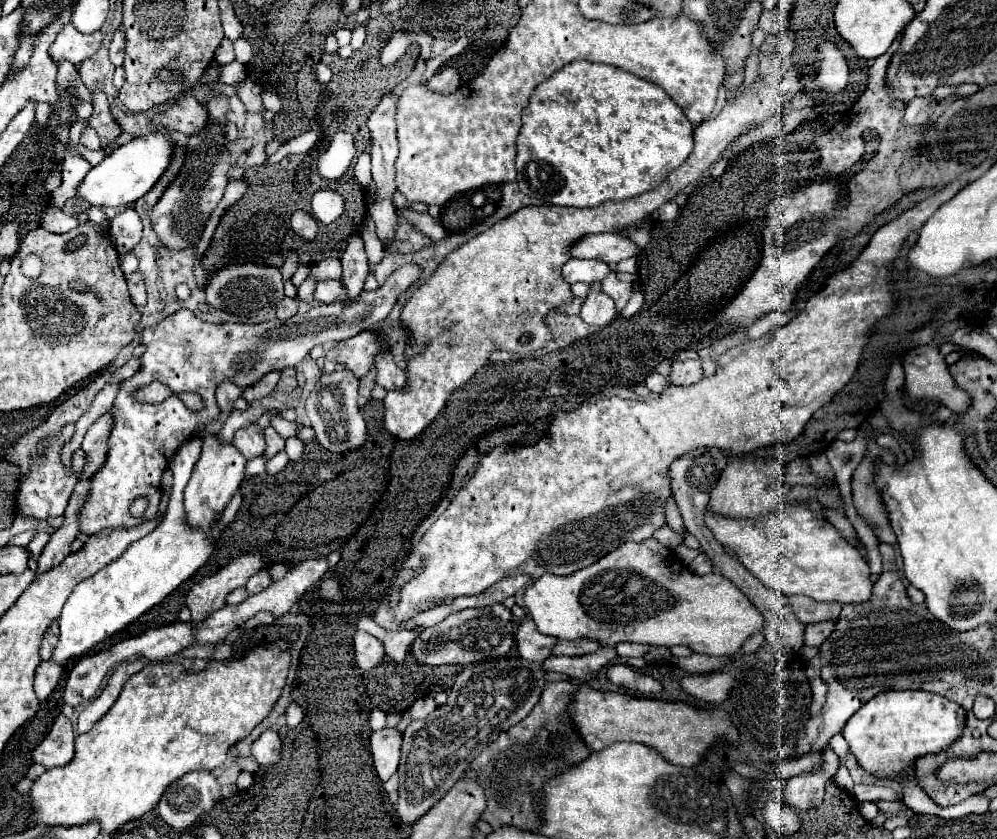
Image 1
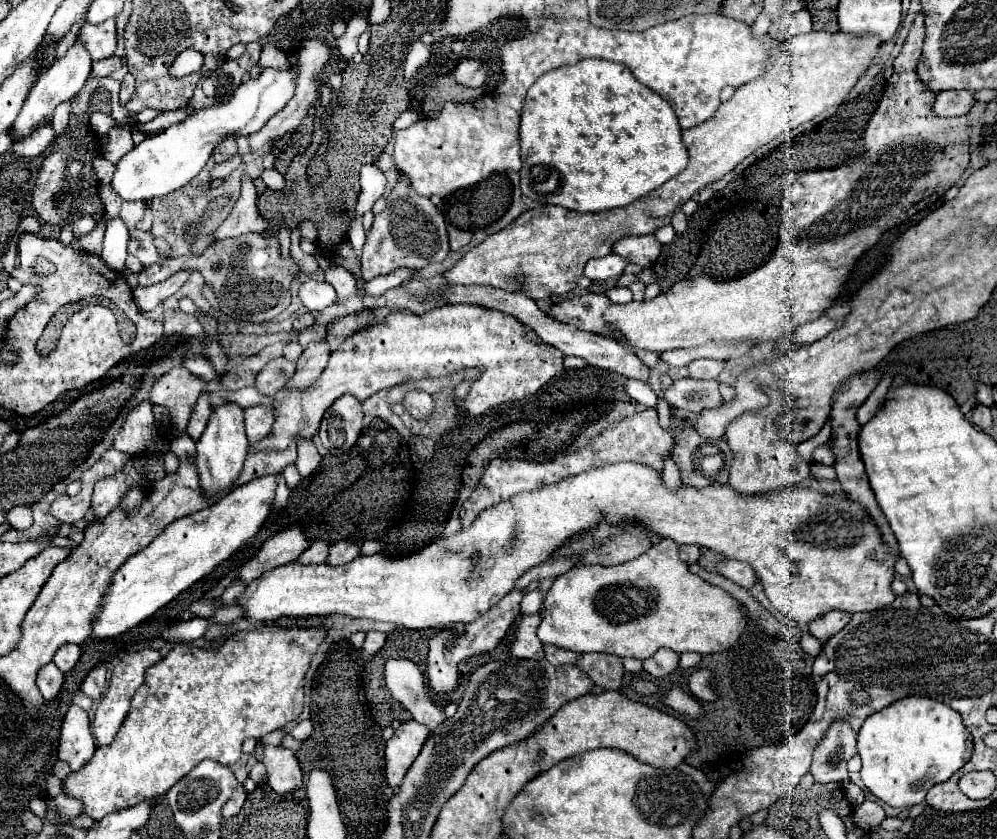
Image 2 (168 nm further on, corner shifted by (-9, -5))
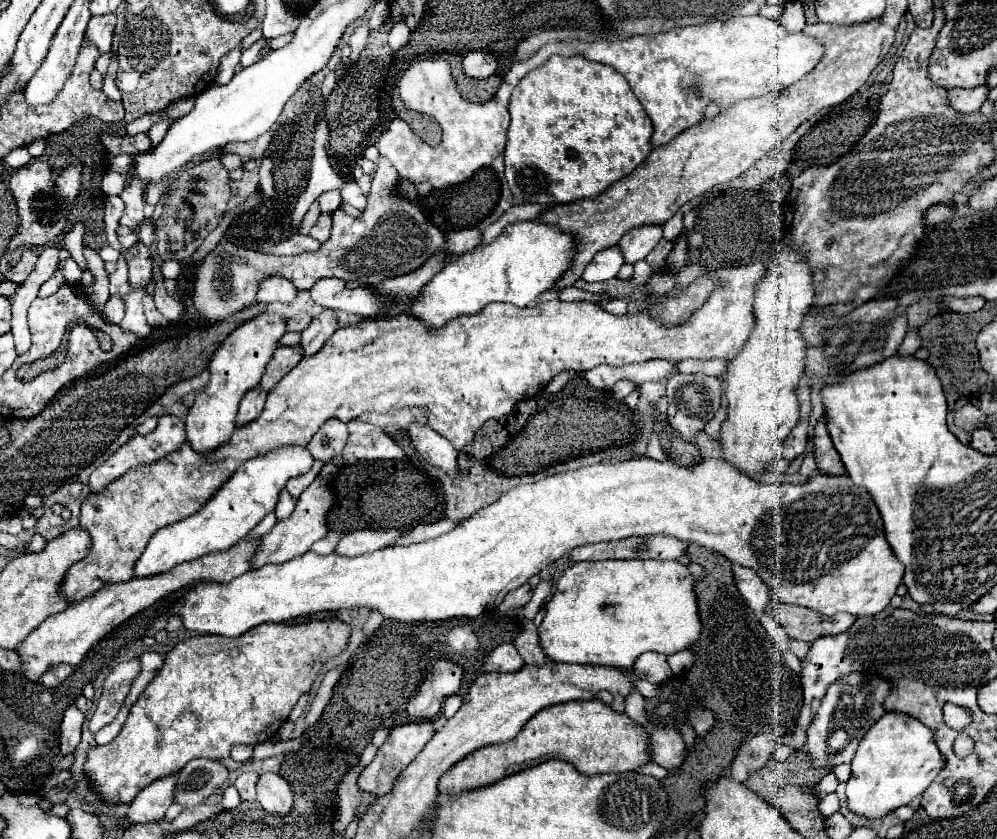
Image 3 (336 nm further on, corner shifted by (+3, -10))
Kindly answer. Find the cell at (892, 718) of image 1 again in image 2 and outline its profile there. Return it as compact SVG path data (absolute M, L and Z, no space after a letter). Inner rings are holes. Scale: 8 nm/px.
M908 696L870 714L858 732L862 782L882 802L910 808L926 800L928 790L950 778L972 756L972 736L964 720L950 706L934 698Z

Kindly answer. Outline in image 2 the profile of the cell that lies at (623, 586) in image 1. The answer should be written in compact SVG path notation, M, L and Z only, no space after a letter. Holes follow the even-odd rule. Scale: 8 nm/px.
M662 540L638 558L618 566L580 566L558 576L544 596L542 624L538 626L538 638L544 644L586 652L606 652L620 658L650 658L658 648L670 648L678 654L698 652L716 654L730 650L736 638L744 632L744 604L732 598L722 588L708 584L700 576L692 574L688 564L678 556L678 544Z

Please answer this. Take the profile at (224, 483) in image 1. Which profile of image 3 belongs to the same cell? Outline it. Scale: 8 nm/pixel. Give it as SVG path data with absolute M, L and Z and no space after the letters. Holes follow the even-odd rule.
M262 313L246 323L242 323L240 327L236 327L226 339L224 343L216 349L208 371L210 371L210 381L208 385L196 395L194 405L188 411L186 417L186 433L188 433L188 441L194 447L194 451L198 453L210 453L214 451L218 445L226 443L236 427L236 413L238 413L238 403L244 397L246 391L254 389L262 375L264 369L268 365L268 361L272 359L278 341L282 339L282 335L286 333L286 317L276 315L276 313Z

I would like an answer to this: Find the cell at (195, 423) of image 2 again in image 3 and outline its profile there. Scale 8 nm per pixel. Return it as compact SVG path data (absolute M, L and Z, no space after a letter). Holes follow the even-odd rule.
M164 415L158 419L158 425L152 433L148 435L136 435L132 437L128 443L124 443L104 465L96 467L94 473L90 475L90 491L102 491L108 483L112 483L114 479L118 479L120 475L124 475L128 469L132 467L140 467L144 463L154 463L158 459L162 459L164 455L168 455L172 449L178 449L182 443L186 441L186 435L184 435L184 423L174 417L174 415Z

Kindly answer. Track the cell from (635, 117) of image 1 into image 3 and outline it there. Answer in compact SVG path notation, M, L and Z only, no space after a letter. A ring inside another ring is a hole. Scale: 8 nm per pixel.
M552 55L548 57L548 61L544 61L540 67L532 69L528 75L524 75L524 79L516 85L516 89L512 91L510 97L510 127L508 127L508 143L506 143L506 151L504 151L504 165L506 165L506 181L512 189L512 193L524 201L524 203L572 203L578 199L588 199L588 197L596 197L600 193L604 193L612 183L616 183L618 179L630 175L638 165L644 163L644 159L650 155L650 137L652 137L652 121L646 115L646 111L642 109L640 101L636 99L636 95L632 93L628 81L612 67L608 65L600 65L596 61L584 59L582 55L572 55L572 57L562 57L562 55Z

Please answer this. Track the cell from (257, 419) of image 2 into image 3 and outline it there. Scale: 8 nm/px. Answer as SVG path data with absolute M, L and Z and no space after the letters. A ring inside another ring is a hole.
M260 385L252 391L246 391L244 399L240 401L240 409L238 409L238 417L236 417L238 427L246 425L248 421L254 421L262 413L262 407L266 403L266 395L268 393Z

